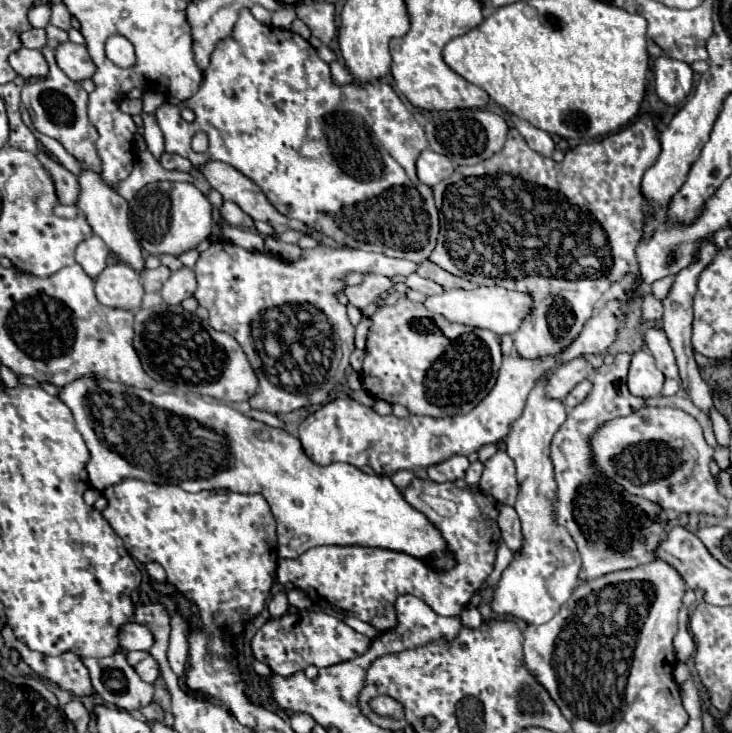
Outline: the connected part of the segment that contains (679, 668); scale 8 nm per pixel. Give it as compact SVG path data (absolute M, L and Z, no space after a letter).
M678 662L674 668L674 680L678 684L684 684L688 678L692 678L692 668L686 662Z

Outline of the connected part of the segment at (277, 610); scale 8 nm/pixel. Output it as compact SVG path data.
M278 592L278 594L274 594L272 600L268 602L268 612L270 612L272 618L280 618L280 616L286 614L288 606L290 606L290 604L288 604L288 598L286 598L286 592Z

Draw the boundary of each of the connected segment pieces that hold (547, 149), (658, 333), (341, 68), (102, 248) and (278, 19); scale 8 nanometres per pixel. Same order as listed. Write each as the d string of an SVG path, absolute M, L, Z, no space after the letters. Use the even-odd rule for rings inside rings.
M512 116L512 122L514 122L516 130L522 134L522 138L526 140L526 144L528 144L534 152L538 152L538 154L542 154L542 156L552 156L552 152L554 152L554 142L552 142L552 138L550 138L546 132L542 132L540 128L534 128L532 124L528 124L526 120L520 120L520 118L516 118L516 116Z
M648 328L646 330L646 344L656 360L658 370L666 376L666 378L674 378L678 380L678 366L676 366L676 358L674 352L670 348L670 342L664 334L662 328Z
M334 61L330 63L329 66L334 83L345 85L353 81L352 75L348 72L345 65L342 65L338 61Z
M96 234L82 240L76 246L76 262L84 268L84 272L90 278L96 278L108 266L108 254L110 254L110 250L108 250L106 242Z
M284 8L284 10L272 14L272 26L278 26L278 28L290 28L290 24L292 24L294 18L296 18L294 8Z

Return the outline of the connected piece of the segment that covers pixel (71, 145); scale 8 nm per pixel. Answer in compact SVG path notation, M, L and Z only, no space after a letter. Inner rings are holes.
M50 48L42 50L50 72L46 78L30 78L26 80L24 88L22 88L22 104L28 108L30 116L32 116L32 124L38 132L58 140L86 170L98 172L100 174L100 166L102 160L96 152L96 140L98 140L98 132L96 128L88 122L88 114L86 114L86 106L88 106L88 92L82 88L80 82L70 80L56 64L54 60L54 52Z

